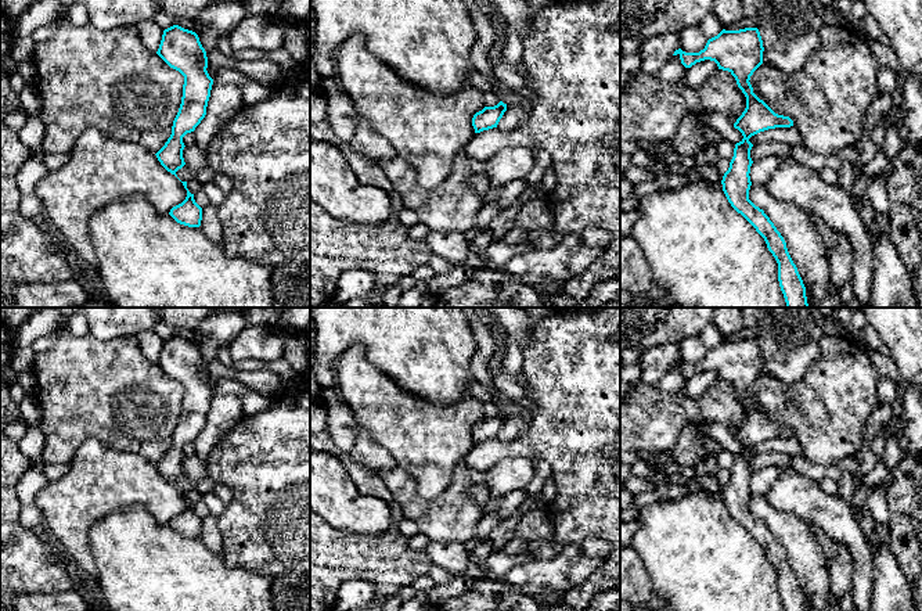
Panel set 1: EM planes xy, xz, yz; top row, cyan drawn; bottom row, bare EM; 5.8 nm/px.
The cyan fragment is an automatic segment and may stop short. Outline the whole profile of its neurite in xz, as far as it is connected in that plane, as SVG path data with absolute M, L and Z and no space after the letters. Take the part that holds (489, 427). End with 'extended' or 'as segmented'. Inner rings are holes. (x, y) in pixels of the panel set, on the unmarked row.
M500 411L494 417L485 417L482 421L476 423L472 428L472 436L475 439L475 443L497 438L505 421L507 414Z; as segmented

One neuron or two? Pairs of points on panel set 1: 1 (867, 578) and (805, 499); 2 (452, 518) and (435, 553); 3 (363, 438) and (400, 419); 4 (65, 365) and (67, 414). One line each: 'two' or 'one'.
1: one
2: two
3: two
4: one

